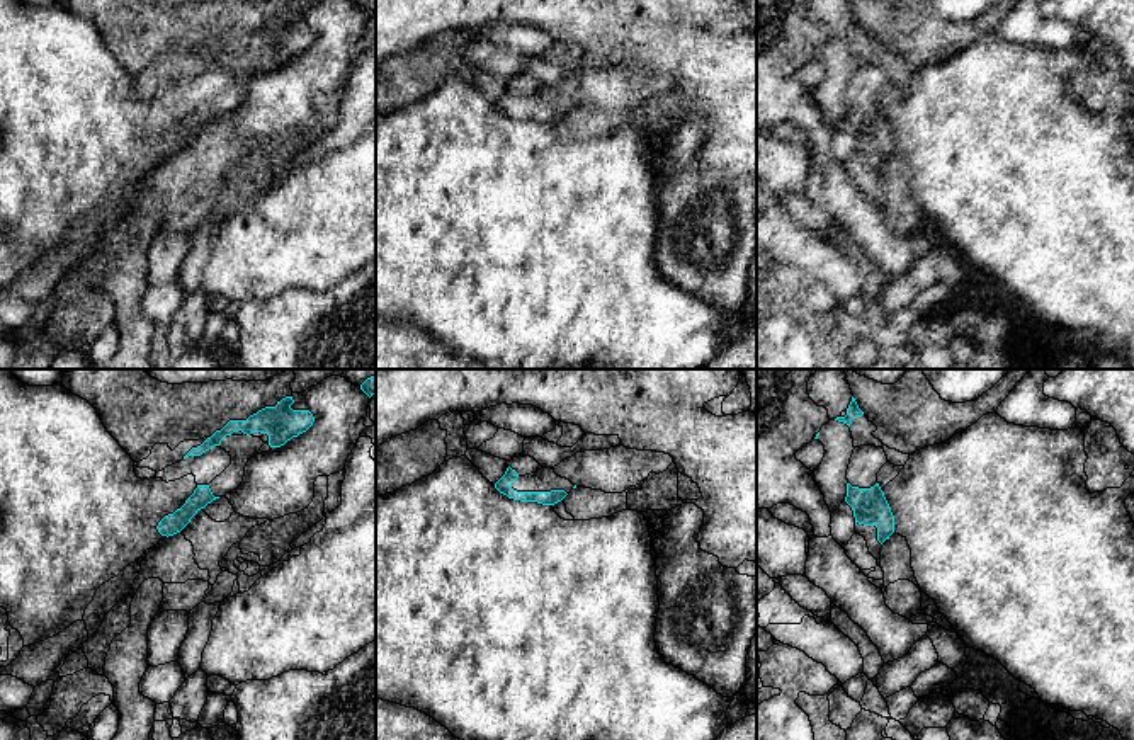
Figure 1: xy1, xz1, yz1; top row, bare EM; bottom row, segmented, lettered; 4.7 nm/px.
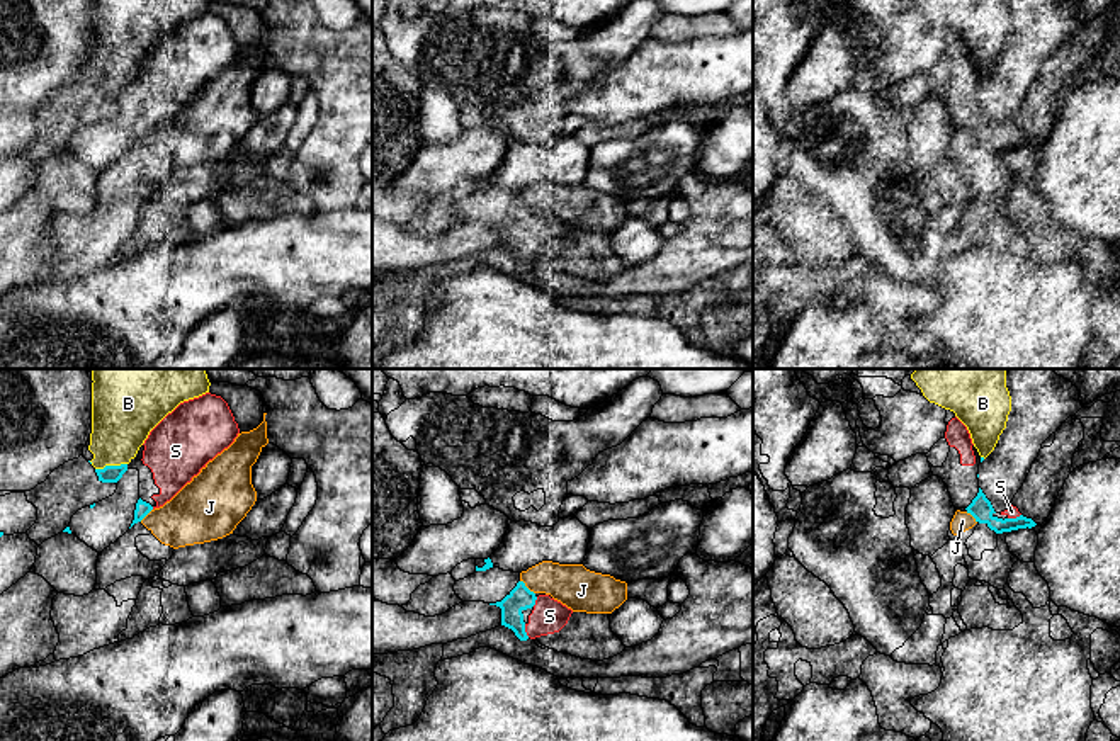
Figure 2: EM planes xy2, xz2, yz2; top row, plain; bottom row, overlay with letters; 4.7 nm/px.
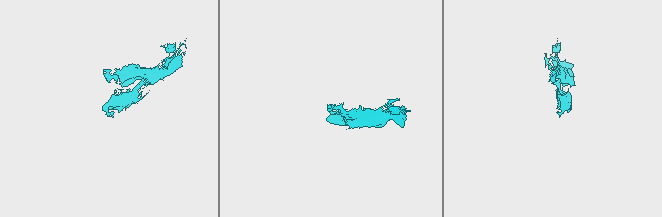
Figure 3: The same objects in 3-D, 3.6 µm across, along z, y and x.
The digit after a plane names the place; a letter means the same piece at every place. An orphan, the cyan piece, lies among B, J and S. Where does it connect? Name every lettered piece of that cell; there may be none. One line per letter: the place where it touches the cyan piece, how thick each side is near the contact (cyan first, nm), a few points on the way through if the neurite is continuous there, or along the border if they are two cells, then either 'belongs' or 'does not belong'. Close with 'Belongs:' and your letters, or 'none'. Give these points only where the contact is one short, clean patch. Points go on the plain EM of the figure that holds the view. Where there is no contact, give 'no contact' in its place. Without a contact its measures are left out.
B: meets cyan in xy2 at (111, 85); 80 nm thick on the cyan side, 300 nm on the other; border along xy2 (126, 82), (96, 89); does not belong
J: meets cyan in xz2 at (526, 206); 110 nm thick on the cyan side, 200 nm on the other; does not belong
S: meets cyan in xz2 at (524, 250); 110 nm thick on the cyan side, 160 nm on the other; belongs
Belongs: S

